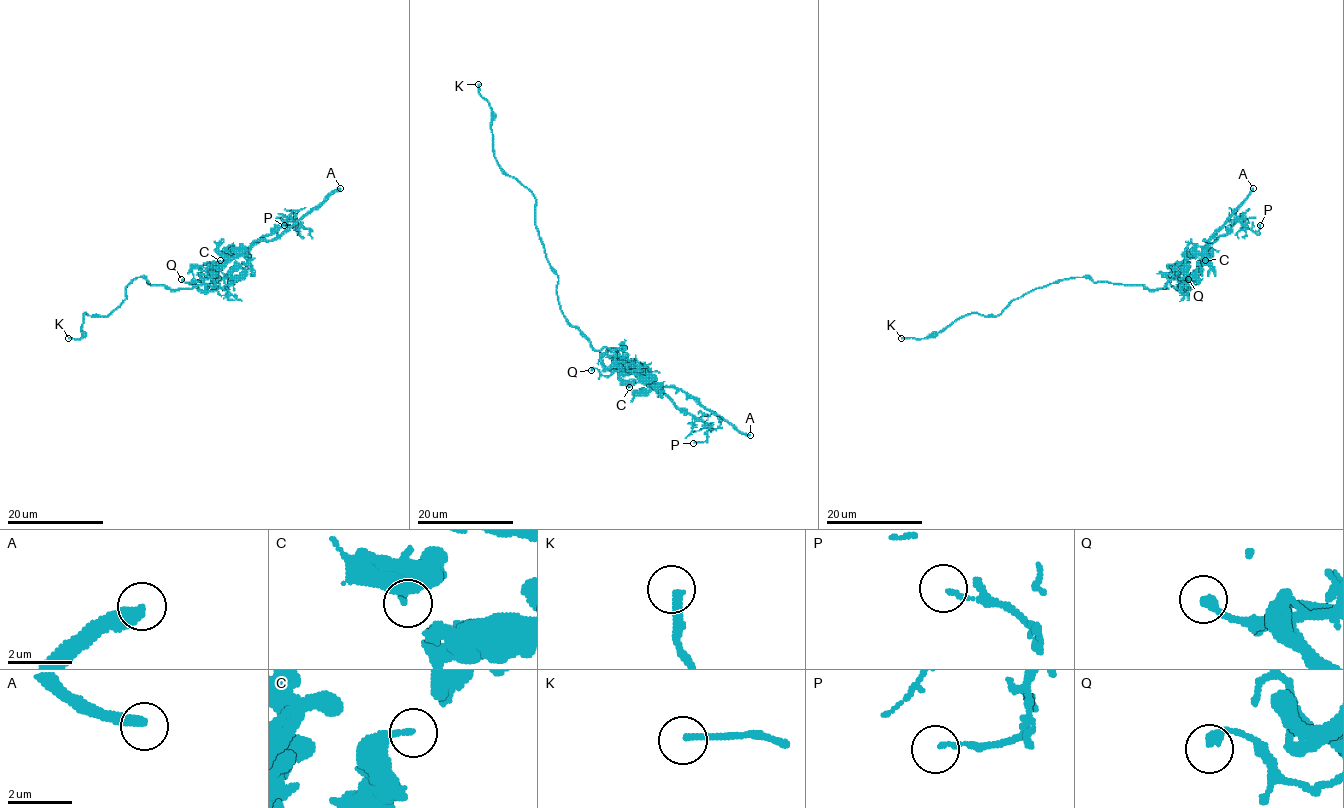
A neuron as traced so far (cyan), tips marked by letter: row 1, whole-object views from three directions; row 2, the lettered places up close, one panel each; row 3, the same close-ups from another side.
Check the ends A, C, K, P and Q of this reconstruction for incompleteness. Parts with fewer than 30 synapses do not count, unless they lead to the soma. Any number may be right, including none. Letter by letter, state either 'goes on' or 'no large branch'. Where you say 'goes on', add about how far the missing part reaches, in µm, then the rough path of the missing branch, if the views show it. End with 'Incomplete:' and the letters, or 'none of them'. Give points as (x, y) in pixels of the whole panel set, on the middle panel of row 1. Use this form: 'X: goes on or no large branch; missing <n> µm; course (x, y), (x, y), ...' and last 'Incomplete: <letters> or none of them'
A: goes on; missing 100 µm
C: no large branch
K: no large branch
P: no large branch
Q: no large branch
Incomplete: A

